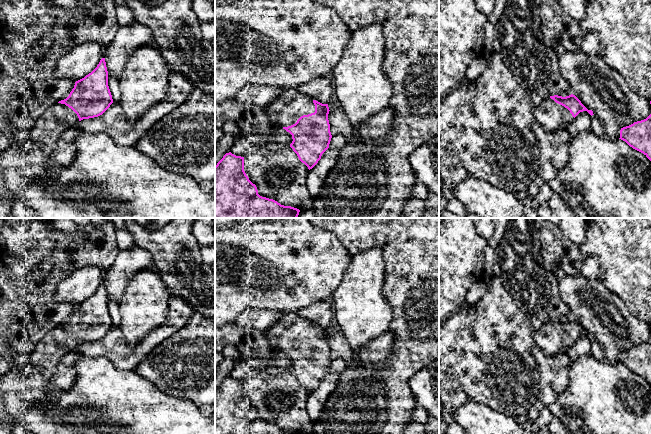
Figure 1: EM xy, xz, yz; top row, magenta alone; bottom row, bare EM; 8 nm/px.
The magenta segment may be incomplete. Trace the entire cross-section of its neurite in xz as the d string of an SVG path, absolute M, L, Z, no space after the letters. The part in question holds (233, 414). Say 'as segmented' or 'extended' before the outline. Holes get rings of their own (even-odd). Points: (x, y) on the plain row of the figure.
as segmented; M226 377L215 390L215 434L299 434L258 418L244 395L244 381Z

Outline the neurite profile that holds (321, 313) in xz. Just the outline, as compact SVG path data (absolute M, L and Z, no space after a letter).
M319 301L301 309L298 315L322 328L328 328L334 317L331 301Z

